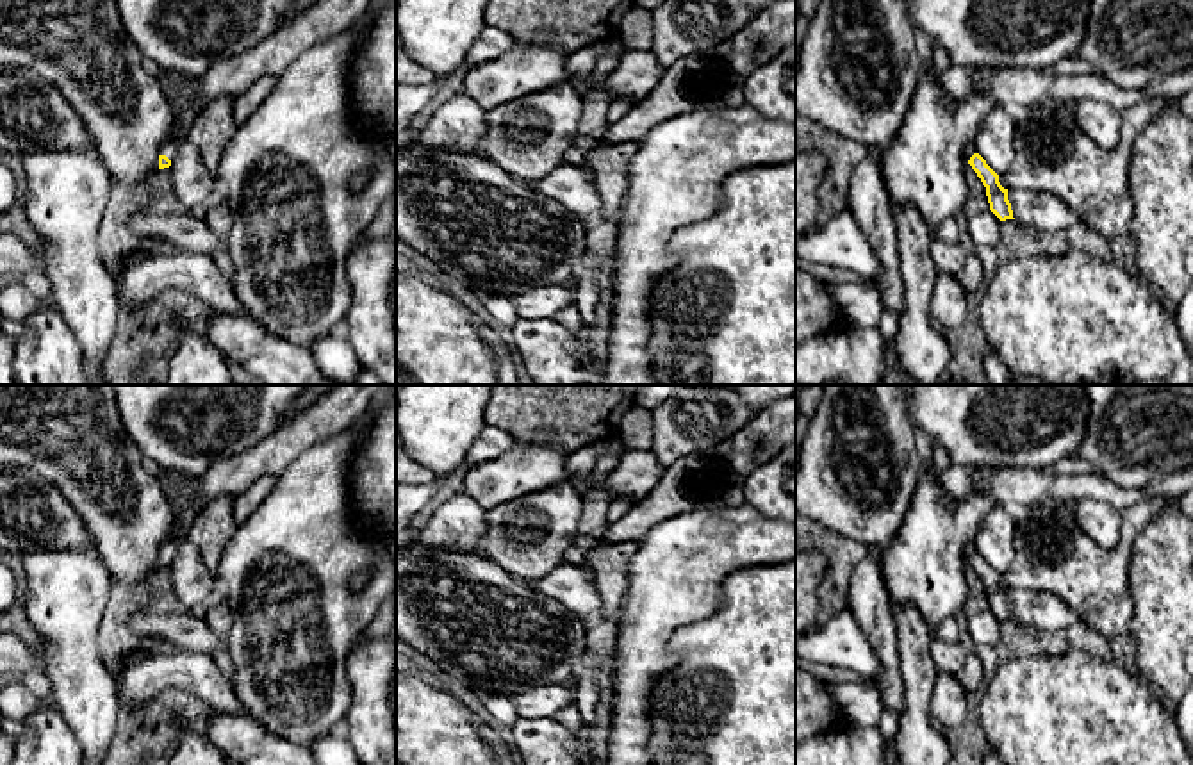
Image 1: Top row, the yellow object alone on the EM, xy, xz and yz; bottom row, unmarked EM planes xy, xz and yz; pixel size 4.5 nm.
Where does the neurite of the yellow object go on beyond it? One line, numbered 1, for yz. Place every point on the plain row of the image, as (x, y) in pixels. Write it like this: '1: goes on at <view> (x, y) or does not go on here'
1: goes on at yz (969, 550)

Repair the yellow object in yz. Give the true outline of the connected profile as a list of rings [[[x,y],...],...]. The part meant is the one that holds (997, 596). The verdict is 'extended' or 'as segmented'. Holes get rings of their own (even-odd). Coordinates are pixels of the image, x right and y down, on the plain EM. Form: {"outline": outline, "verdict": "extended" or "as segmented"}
{"outline": [[[975,544],[965,547],[965,558],[972,565],[972,569],[981,578],[986,587],[986,596],[990,603],[990,610],[1000,619],[1015,619],[1011,603],[1008,599],[1008,588],[1004,588],[999,581],[999,574],[986,563],[986,560],[977,553]]], "verdict": "extended"}

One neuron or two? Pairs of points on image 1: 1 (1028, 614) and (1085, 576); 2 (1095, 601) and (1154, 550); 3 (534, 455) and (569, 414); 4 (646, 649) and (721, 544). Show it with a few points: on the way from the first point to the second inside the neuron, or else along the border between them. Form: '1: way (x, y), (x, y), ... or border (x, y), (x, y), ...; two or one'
1: border (1013, 587), (1049, 591), (1077, 617); two
2: border (1140, 534), (1133, 544), (1129, 566), (1133, 614); two
3: border (516, 437), (526, 443), (559, 443), (569, 452); two
4: way (646, 623), (694, 571); one

